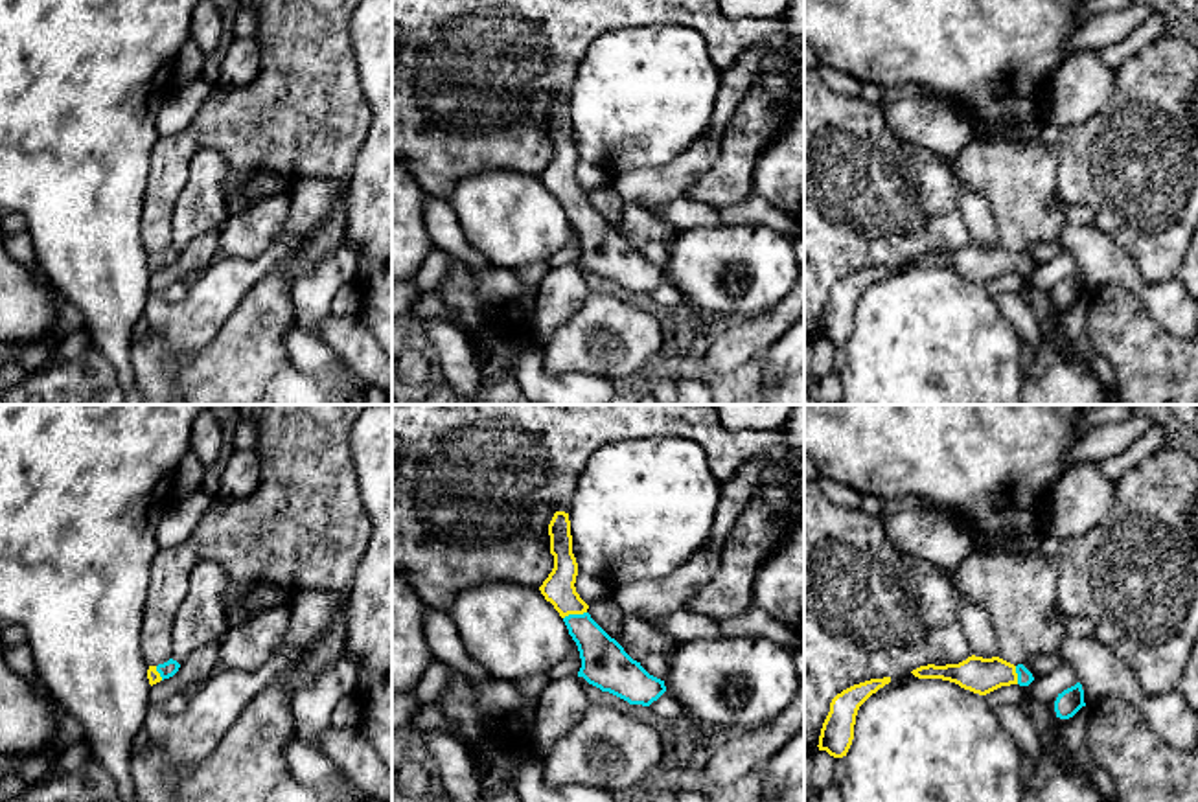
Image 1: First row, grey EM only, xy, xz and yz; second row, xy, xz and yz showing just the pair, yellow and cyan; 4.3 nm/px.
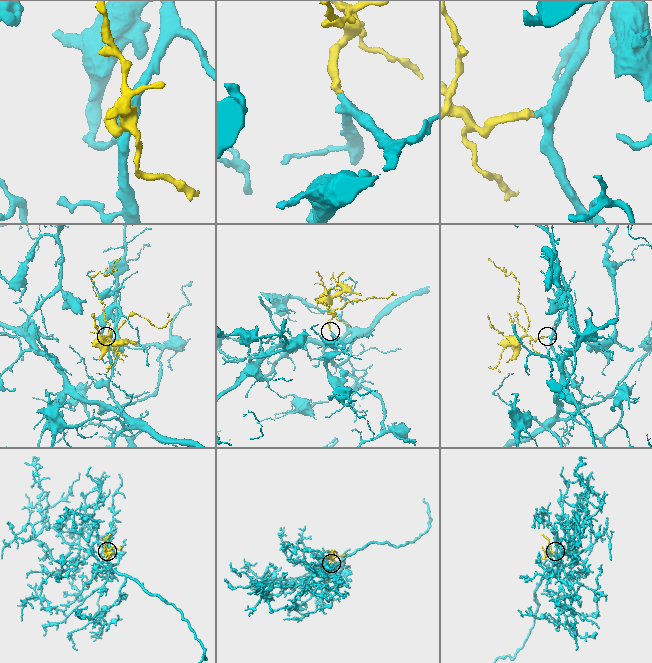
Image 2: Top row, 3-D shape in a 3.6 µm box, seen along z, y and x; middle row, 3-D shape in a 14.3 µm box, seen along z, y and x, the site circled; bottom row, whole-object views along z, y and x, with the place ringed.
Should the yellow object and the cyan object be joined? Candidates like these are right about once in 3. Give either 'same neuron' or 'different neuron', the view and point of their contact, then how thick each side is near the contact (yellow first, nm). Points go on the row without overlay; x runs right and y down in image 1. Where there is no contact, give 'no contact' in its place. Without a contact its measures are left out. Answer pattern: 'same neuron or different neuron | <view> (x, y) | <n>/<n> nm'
same neuron | xz (575, 201) | 140/200 nm

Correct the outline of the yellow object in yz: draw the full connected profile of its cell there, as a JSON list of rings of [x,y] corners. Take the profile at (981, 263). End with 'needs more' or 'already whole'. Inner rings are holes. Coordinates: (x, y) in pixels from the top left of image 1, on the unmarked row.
[[[975,243],[959,252],[920,254],[911,261],[918,267],[950,269],[979,283],[1010,272],[1029,274],[1034,269],[1032,261],[1023,252],[1014,254],[999,245],[983,246]]]; needs more

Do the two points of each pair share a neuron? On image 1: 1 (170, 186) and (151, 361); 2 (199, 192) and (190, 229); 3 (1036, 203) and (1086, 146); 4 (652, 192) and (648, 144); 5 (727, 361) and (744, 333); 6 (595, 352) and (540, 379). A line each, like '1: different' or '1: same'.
1: different
2: same
3: different
4: different
5: same
6: different

